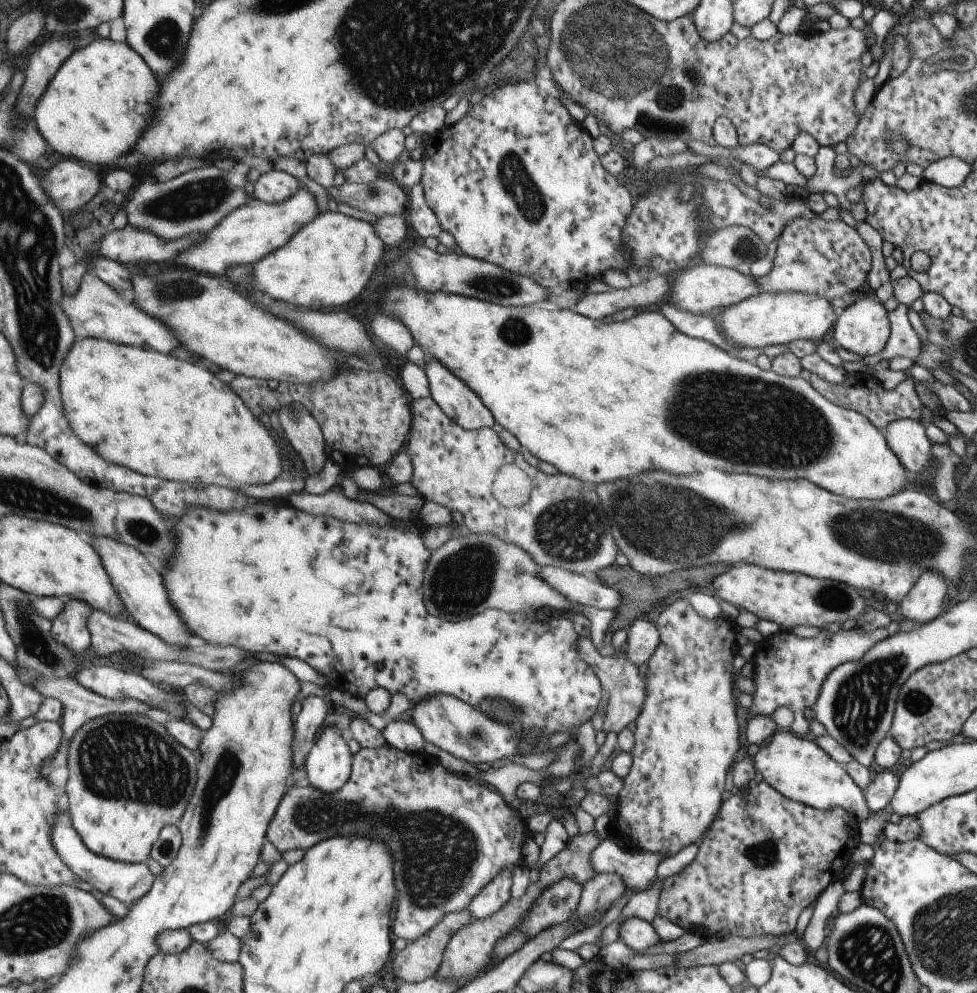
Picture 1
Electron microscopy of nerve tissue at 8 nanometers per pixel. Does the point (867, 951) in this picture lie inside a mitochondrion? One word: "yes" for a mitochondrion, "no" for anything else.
yes

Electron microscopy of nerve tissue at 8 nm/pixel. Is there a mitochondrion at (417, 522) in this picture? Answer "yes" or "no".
no

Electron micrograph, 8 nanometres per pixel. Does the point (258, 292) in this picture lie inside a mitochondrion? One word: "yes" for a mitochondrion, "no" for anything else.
no

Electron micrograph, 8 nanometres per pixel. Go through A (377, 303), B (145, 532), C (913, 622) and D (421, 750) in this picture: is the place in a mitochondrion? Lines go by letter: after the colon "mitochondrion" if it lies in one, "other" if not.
A: other
B: mitochondrion
C: other
D: other

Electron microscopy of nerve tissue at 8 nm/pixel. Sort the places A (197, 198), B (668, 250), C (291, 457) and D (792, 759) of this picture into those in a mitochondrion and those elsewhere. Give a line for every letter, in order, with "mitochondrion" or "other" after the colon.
A: mitochondrion
B: other
C: other
D: other

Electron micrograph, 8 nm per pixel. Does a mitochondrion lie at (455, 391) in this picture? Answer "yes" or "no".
no

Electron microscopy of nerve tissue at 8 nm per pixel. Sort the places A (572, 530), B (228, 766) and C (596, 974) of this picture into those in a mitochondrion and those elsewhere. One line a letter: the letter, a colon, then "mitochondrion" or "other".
A: mitochondrion
B: mitochondrion
C: other

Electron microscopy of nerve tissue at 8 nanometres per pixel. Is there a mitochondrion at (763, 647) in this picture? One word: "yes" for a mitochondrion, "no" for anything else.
no

